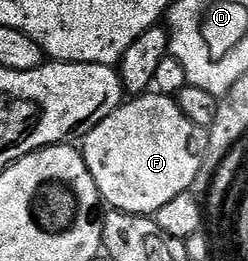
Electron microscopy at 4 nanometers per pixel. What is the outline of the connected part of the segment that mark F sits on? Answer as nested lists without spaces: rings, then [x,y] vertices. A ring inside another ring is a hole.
[[[150,91],[119,105],[116,111],[85,134],[83,141],[86,142],[81,142],[80,148],[82,158],[88,163],[88,171],[92,171],[92,179],[96,179],[98,194],[110,209],[118,209],[122,213],[157,215],[164,203],[193,190],[196,175],[200,175],[202,161],[206,158],[206,135],[207,130],[192,123],[192,119],[180,111],[175,98]]]

